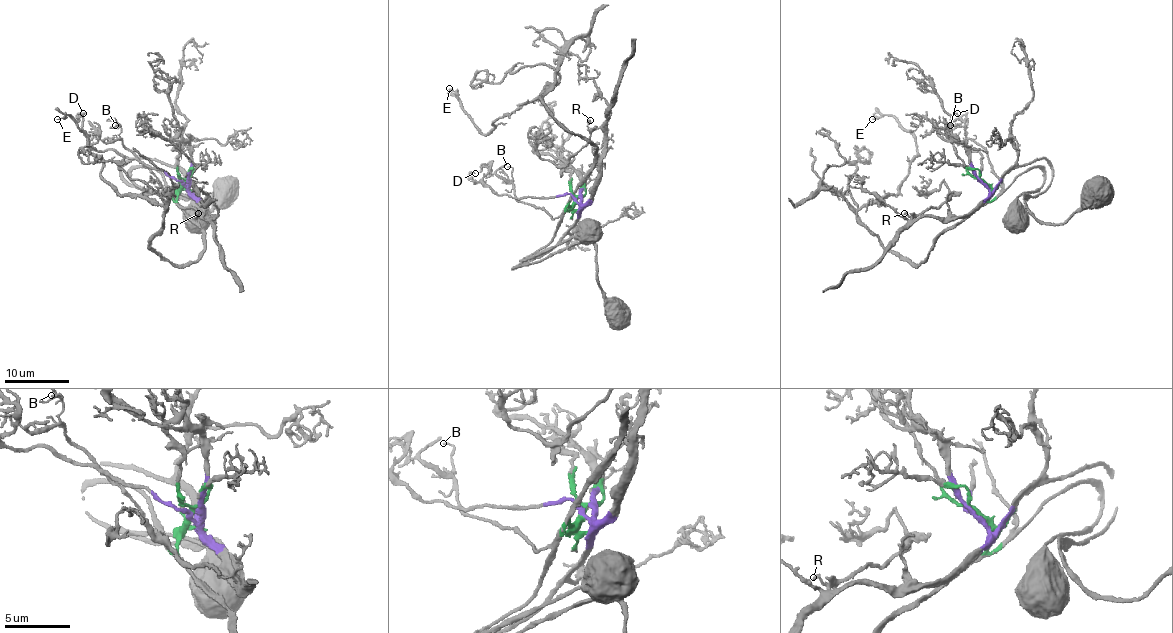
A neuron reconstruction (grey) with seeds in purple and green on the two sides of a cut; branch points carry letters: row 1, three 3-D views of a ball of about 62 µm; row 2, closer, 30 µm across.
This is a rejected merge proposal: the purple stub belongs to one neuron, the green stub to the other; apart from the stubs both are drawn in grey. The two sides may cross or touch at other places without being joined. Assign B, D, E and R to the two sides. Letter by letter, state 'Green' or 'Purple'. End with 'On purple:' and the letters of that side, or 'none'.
B: Green
D: Purple
E: Green
R: Purple
On purple: D, R

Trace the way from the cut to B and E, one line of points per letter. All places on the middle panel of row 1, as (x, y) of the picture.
B: (576, 200), (553, 219), (540, 208), (516, 198), (511, 169), (507, 166)
E: (576, 200), (569, 206), (595, 147), (544, 102), (555, 73), (555, 82), (500, 116), (486, 134), (449, 89)

